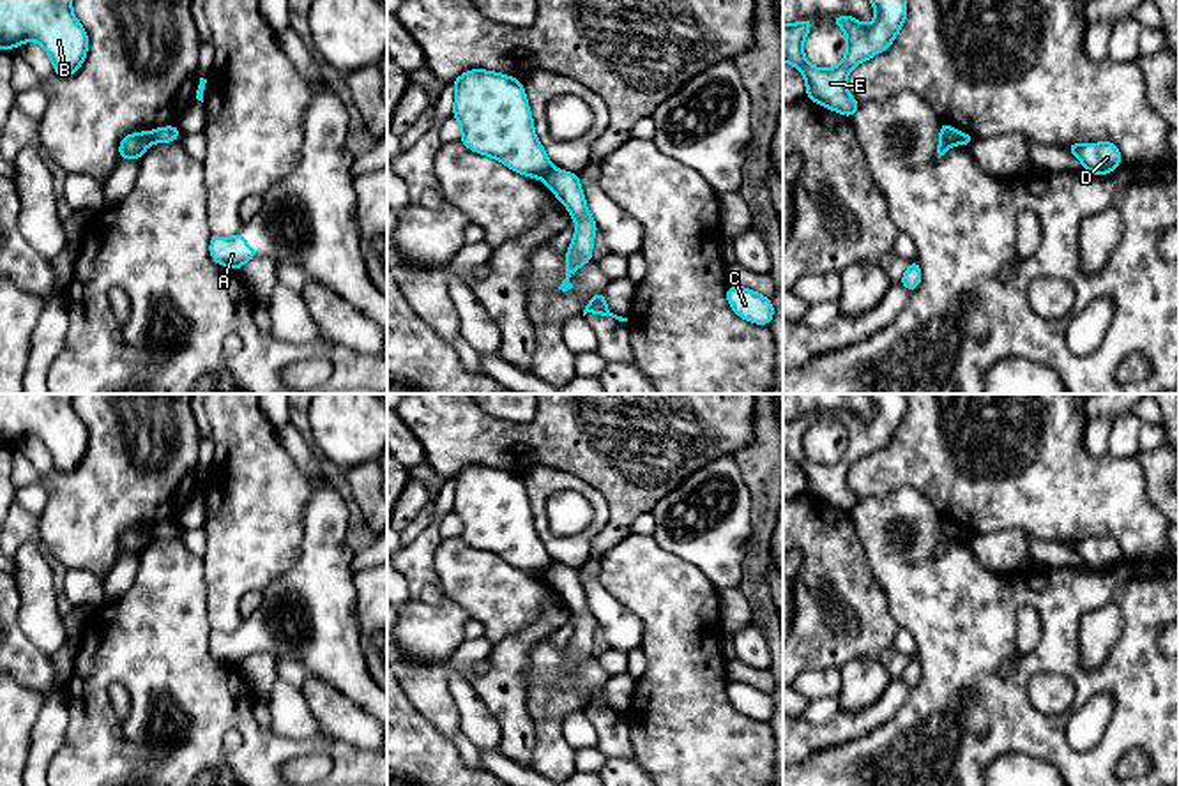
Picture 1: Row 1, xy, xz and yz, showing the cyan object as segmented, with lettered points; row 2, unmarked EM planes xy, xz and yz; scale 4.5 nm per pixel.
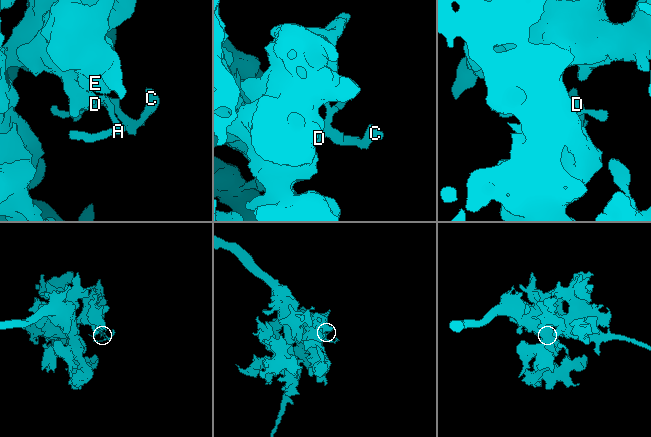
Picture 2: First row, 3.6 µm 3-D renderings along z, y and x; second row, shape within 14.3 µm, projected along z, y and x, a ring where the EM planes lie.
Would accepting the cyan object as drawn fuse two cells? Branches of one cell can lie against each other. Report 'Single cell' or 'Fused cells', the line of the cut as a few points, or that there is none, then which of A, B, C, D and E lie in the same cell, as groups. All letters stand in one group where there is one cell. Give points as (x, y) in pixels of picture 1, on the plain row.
Fused cells. Split along xz (552, 562), (541, 573). Groups: A C D / B E

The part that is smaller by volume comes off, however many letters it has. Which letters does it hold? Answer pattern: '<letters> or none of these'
A, C, D

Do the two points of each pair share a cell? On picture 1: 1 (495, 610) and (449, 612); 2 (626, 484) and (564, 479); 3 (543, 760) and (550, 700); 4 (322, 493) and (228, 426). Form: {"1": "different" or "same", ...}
{"1": "different", "2": "different", "3": "same", "4": "different"}

